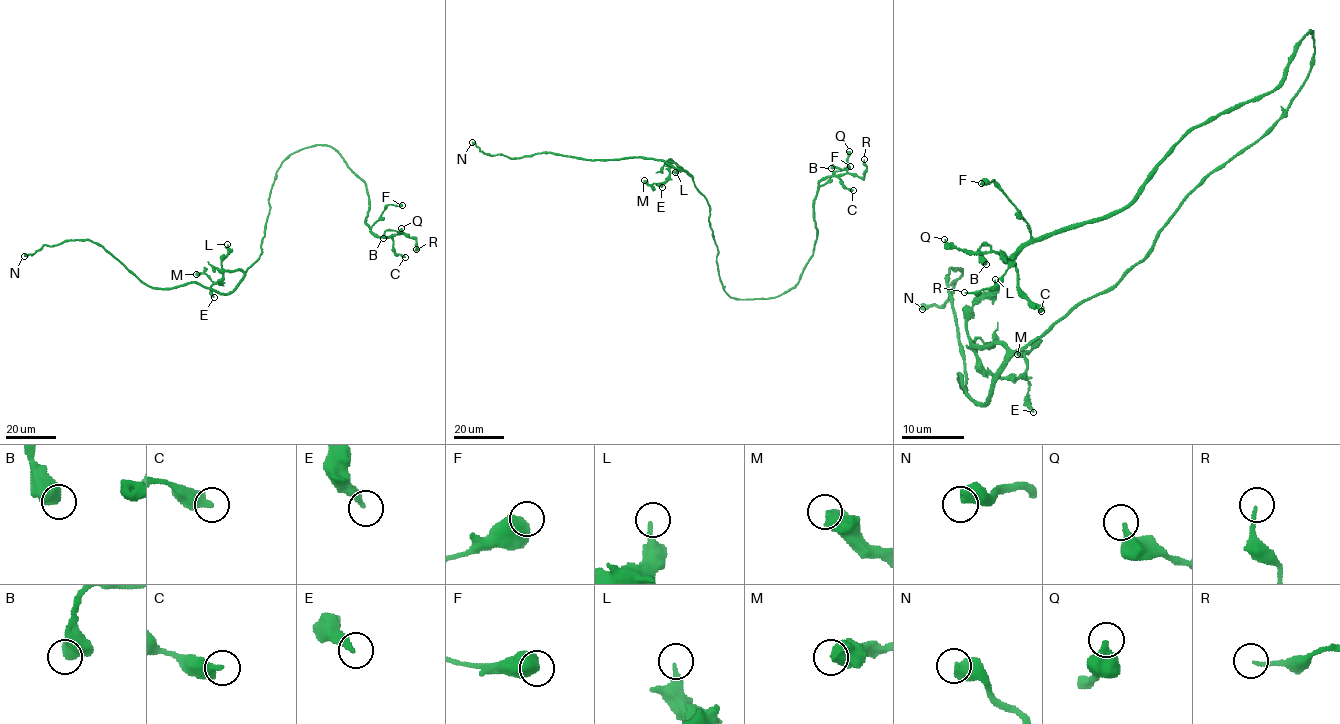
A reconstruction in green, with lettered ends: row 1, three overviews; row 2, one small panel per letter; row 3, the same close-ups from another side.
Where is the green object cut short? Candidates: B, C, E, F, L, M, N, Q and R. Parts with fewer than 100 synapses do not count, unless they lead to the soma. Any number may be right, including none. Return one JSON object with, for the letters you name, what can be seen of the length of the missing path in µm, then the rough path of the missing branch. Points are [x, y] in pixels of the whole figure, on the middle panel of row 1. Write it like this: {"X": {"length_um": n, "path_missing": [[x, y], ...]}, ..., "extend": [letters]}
{"extend": []}

